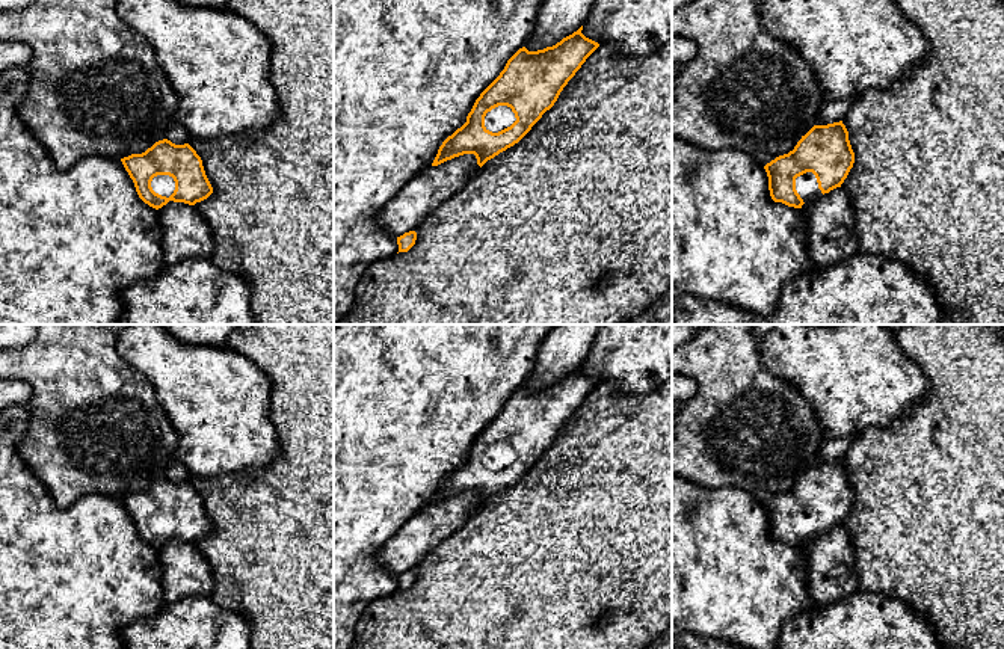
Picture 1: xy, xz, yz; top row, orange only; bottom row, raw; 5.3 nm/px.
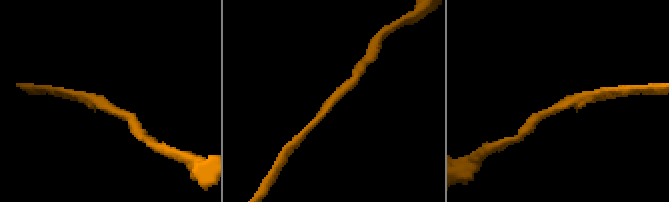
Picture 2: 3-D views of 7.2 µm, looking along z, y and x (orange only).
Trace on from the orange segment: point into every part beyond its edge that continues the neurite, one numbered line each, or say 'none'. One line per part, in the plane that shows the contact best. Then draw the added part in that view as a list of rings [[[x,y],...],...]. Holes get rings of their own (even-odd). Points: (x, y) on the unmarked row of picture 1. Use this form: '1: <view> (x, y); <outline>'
1: xz (502, 455); [[[498,444],[486,451],[485,465],[492,471],[498,471],[510,465],[516,459],[515,451],[507,444]]]

